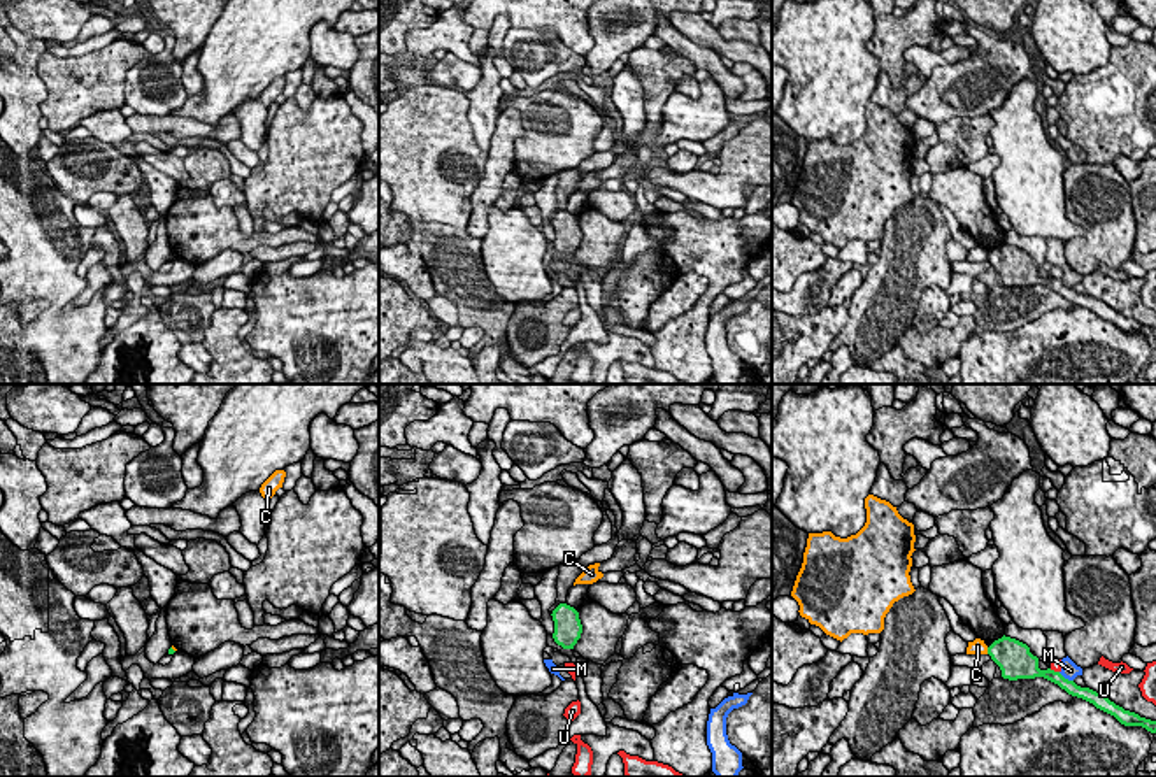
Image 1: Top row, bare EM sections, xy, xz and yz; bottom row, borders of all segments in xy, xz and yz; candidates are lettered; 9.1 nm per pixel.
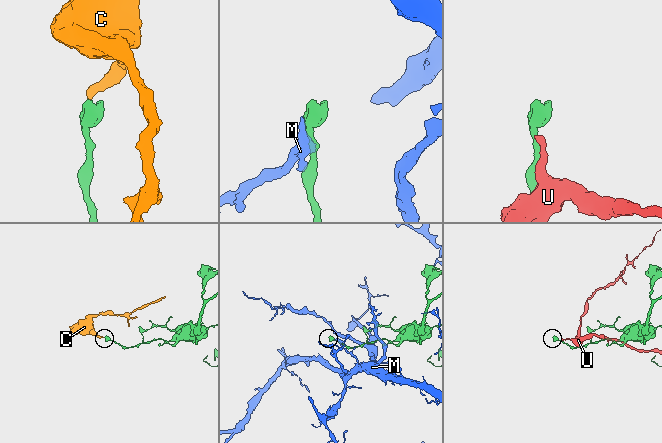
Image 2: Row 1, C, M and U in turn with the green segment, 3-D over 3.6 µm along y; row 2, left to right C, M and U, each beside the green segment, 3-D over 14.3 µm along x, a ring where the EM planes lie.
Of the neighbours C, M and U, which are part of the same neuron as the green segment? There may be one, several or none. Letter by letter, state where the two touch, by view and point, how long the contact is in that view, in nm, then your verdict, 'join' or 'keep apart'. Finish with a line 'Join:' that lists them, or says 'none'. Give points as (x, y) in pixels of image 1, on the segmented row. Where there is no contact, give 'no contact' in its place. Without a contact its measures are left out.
C: yz (988, 651) | 70 nm | keep apart
M: yz (1063, 677) | 170 nm | keep apart
U: yz (1053, 670) | 100 nm | keep apart
Join: none

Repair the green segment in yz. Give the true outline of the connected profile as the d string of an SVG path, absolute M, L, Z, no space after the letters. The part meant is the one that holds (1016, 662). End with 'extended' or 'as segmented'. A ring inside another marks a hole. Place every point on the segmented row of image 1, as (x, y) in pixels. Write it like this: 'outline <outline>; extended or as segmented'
outline M1003 635L988 647L988 654L1000 667L1003 679L1017 681L1017 679L1044 677L1058 684L1068 695L1082 698L1093 703L1096 709L1114 716L1121 724L1142 726L1147 731L1156 733L1156 721L1124 710L1123 707L1110 702L1105 695L1096 693L1089 688L1081 688L1074 681L1065 679L1060 672L1054 672L1051 668L1040 670L1038 658L1030 652L1030 647L1026 644L1016 638Z; as segmented

